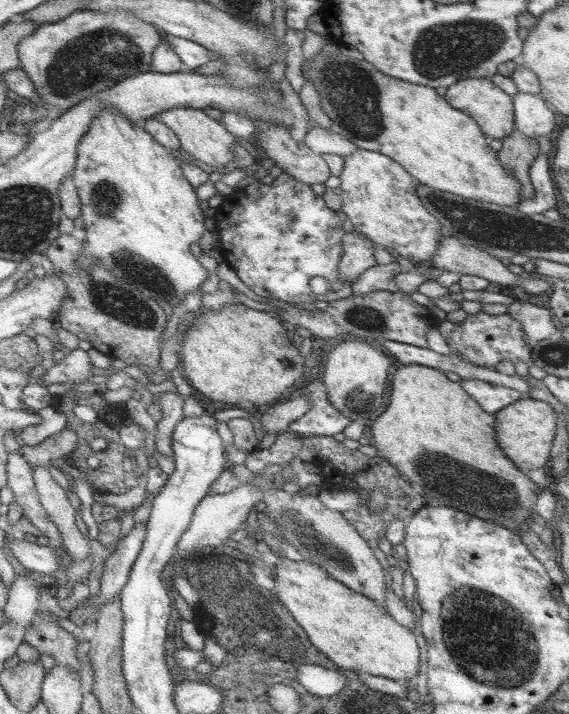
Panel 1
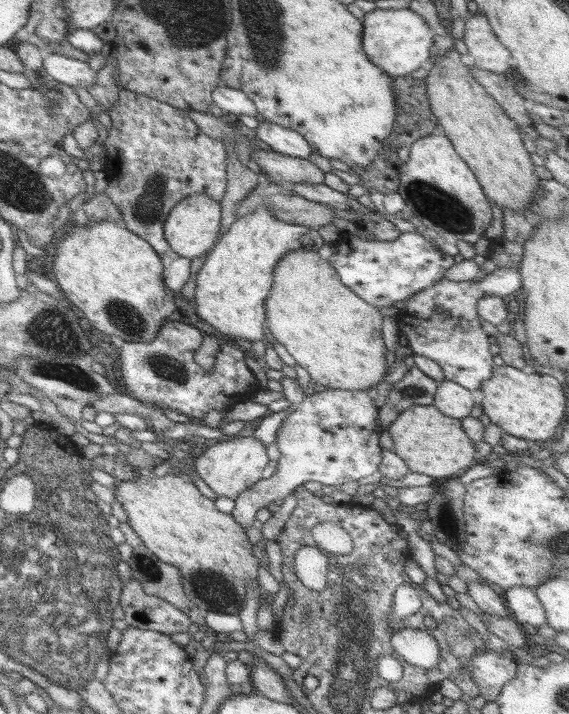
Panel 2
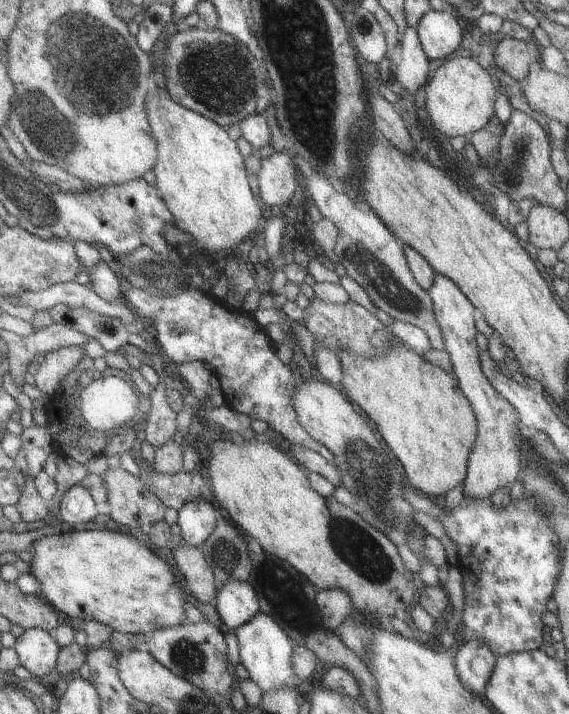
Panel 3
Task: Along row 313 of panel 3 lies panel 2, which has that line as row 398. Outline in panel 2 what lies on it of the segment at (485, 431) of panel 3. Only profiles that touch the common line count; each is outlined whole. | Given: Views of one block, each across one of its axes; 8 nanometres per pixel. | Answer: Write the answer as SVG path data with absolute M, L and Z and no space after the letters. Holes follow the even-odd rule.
M443 379L437 385L432 405L445 416L461 420L469 415L475 400L475 392L461 388L453 381Z

